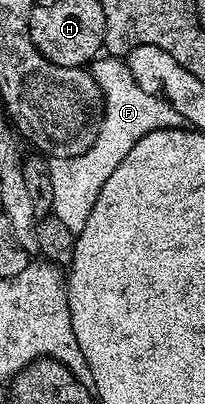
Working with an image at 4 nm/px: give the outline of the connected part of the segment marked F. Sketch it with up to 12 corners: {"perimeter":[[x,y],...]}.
{"perimeter":[[123,60],[91,62],[102,116],[76,157],[53,157],[52,213],[73,235],[142,135],[182,129]]}

